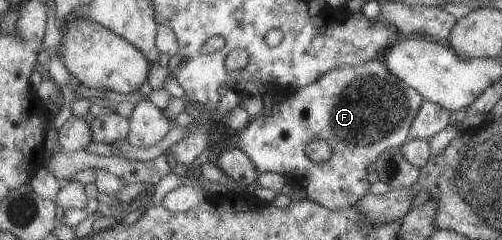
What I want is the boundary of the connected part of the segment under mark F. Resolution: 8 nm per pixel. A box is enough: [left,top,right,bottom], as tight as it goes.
[238,57,423,210]

